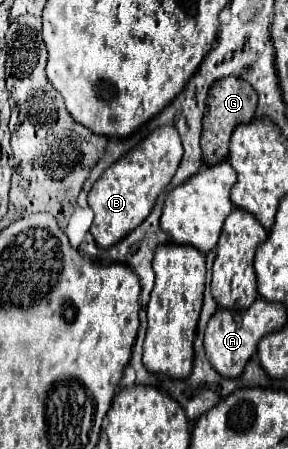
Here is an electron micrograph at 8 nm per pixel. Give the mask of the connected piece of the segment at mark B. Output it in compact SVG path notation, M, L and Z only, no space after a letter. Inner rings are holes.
M161 126L103 172L103 176L93 184L87 199L91 210L95 212L90 232L99 248L111 248L149 216L157 196L175 176L181 156L183 146L179 132L175 132L171 126Z

